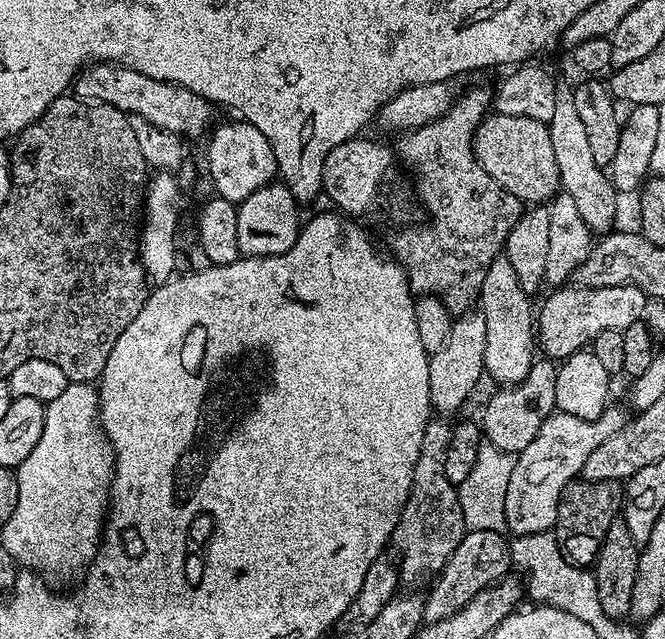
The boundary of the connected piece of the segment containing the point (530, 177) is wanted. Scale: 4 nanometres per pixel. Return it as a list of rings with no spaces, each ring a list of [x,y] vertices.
[[[489,114],[476,128],[472,149],[482,170],[525,205],[543,205],[561,191],[557,159],[554,158],[547,124],[534,118]]]

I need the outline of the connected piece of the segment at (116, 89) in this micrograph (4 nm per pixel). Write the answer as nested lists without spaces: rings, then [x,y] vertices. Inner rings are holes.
[[[97,62],[87,65],[74,81],[74,92],[82,100],[109,104],[119,112],[127,112],[129,116],[146,118],[146,122],[154,122],[154,126],[181,138],[200,136],[204,131],[205,135],[214,124],[214,106],[206,98],[202,98],[202,94],[194,94],[194,90],[186,90],[182,86],[158,78],[150,78],[138,70],[119,64]]]

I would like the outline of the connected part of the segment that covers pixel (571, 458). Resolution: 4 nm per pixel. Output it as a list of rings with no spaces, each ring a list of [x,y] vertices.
[[[615,406],[605,408],[596,420],[574,418],[574,414],[559,410],[545,418],[534,440],[516,456],[514,474],[510,474],[510,486],[506,486],[504,522],[507,531],[521,537],[555,529],[562,490],[583,473],[586,458],[590,458],[606,438],[618,434],[625,422],[623,410]]]

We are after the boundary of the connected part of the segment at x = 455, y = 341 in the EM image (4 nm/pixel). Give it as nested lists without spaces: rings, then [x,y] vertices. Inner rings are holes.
[[[478,310],[459,313],[450,326],[450,334],[446,334],[446,342],[428,357],[430,402],[437,413],[456,412],[463,406],[464,399],[475,390],[480,376],[485,375],[485,352],[486,318]]]

